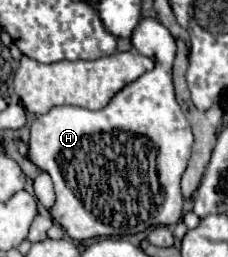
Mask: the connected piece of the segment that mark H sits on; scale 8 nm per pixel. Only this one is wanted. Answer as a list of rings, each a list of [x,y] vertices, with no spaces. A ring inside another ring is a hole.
[[[142,17],[136,31],[132,31],[132,47],[154,51],[156,65],[140,79],[124,85],[104,109],[52,107],[32,123],[26,157],[52,177],[56,203],[50,213],[76,241],[136,235],[158,225],[176,225],[182,219],[180,177],[188,165],[194,139],[190,123],[174,97],[172,63],[176,43],[156,17]]]

